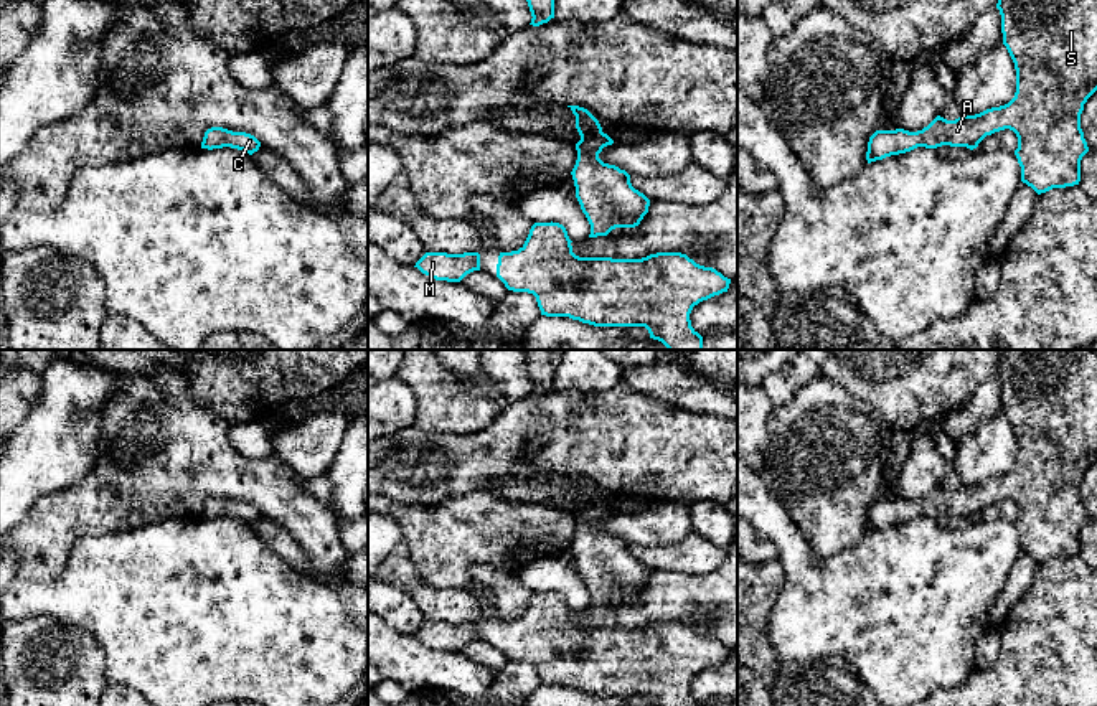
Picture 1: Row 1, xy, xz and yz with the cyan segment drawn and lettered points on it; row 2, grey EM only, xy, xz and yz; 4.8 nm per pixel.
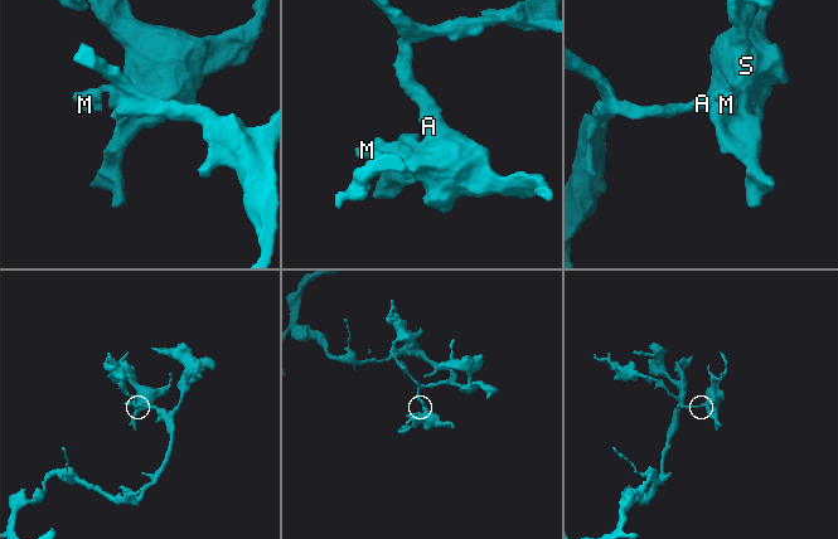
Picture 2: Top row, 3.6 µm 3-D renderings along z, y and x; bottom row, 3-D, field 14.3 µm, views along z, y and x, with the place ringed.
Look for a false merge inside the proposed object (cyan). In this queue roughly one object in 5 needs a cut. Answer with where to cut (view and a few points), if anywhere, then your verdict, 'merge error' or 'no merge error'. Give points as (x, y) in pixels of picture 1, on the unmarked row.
cut none; no merge error

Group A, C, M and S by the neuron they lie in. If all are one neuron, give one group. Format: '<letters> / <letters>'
A C M S

